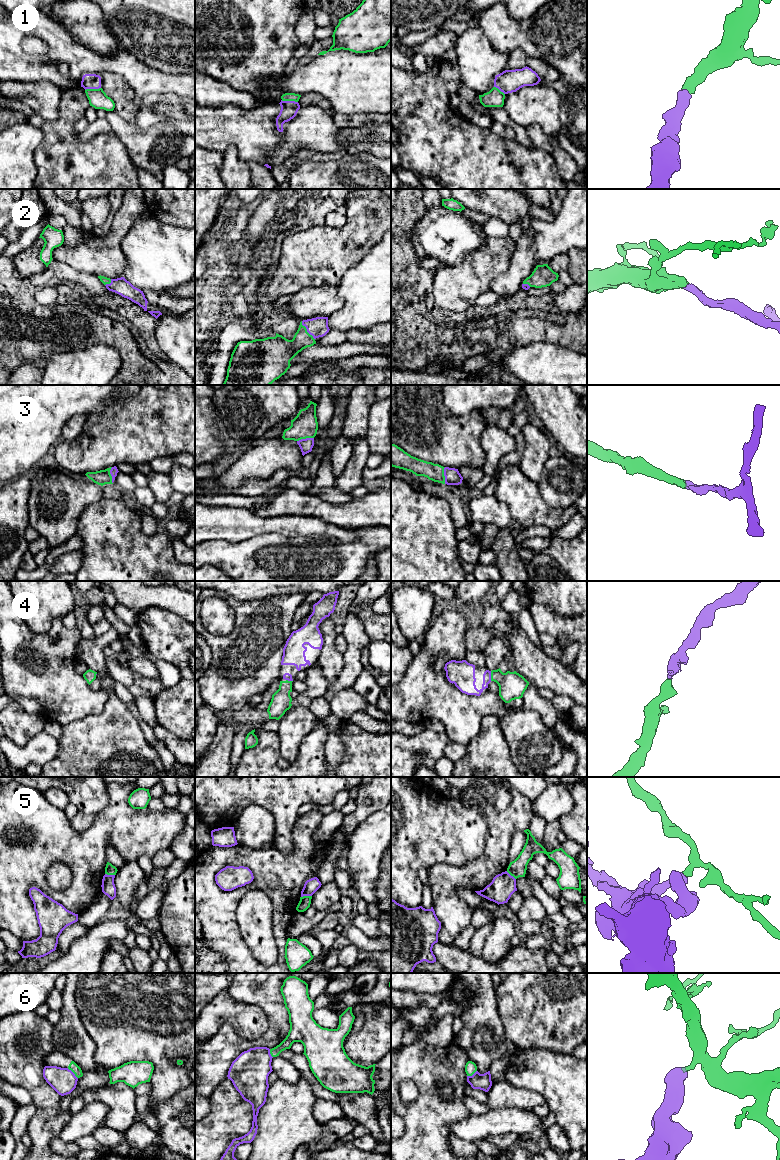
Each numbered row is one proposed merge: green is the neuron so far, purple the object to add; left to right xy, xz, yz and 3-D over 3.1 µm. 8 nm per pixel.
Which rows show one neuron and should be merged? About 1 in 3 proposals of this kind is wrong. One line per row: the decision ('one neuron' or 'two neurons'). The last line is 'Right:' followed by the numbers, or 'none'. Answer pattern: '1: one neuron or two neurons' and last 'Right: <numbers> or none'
1: one neuron
2: one neuron
3: one neuron
4: one neuron
5: two neurons
6: two neurons
Right: 1, 2, 3, 4

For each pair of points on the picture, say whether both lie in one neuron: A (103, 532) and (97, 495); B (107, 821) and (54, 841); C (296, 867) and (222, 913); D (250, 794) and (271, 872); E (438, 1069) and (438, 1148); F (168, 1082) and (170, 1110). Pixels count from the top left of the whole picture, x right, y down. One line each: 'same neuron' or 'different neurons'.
A: different neurons
B: same neuron
C: same neuron
D: different neurons
E: same neuron
F: different neurons

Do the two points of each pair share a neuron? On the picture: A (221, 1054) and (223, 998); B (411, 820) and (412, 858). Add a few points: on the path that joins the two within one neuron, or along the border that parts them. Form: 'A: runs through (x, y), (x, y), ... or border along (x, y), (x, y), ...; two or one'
A: border along (242, 1036), (229, 1024), (224, 1023), (205, 1040); two
B: runs through (409, 829), (409, 849); one

